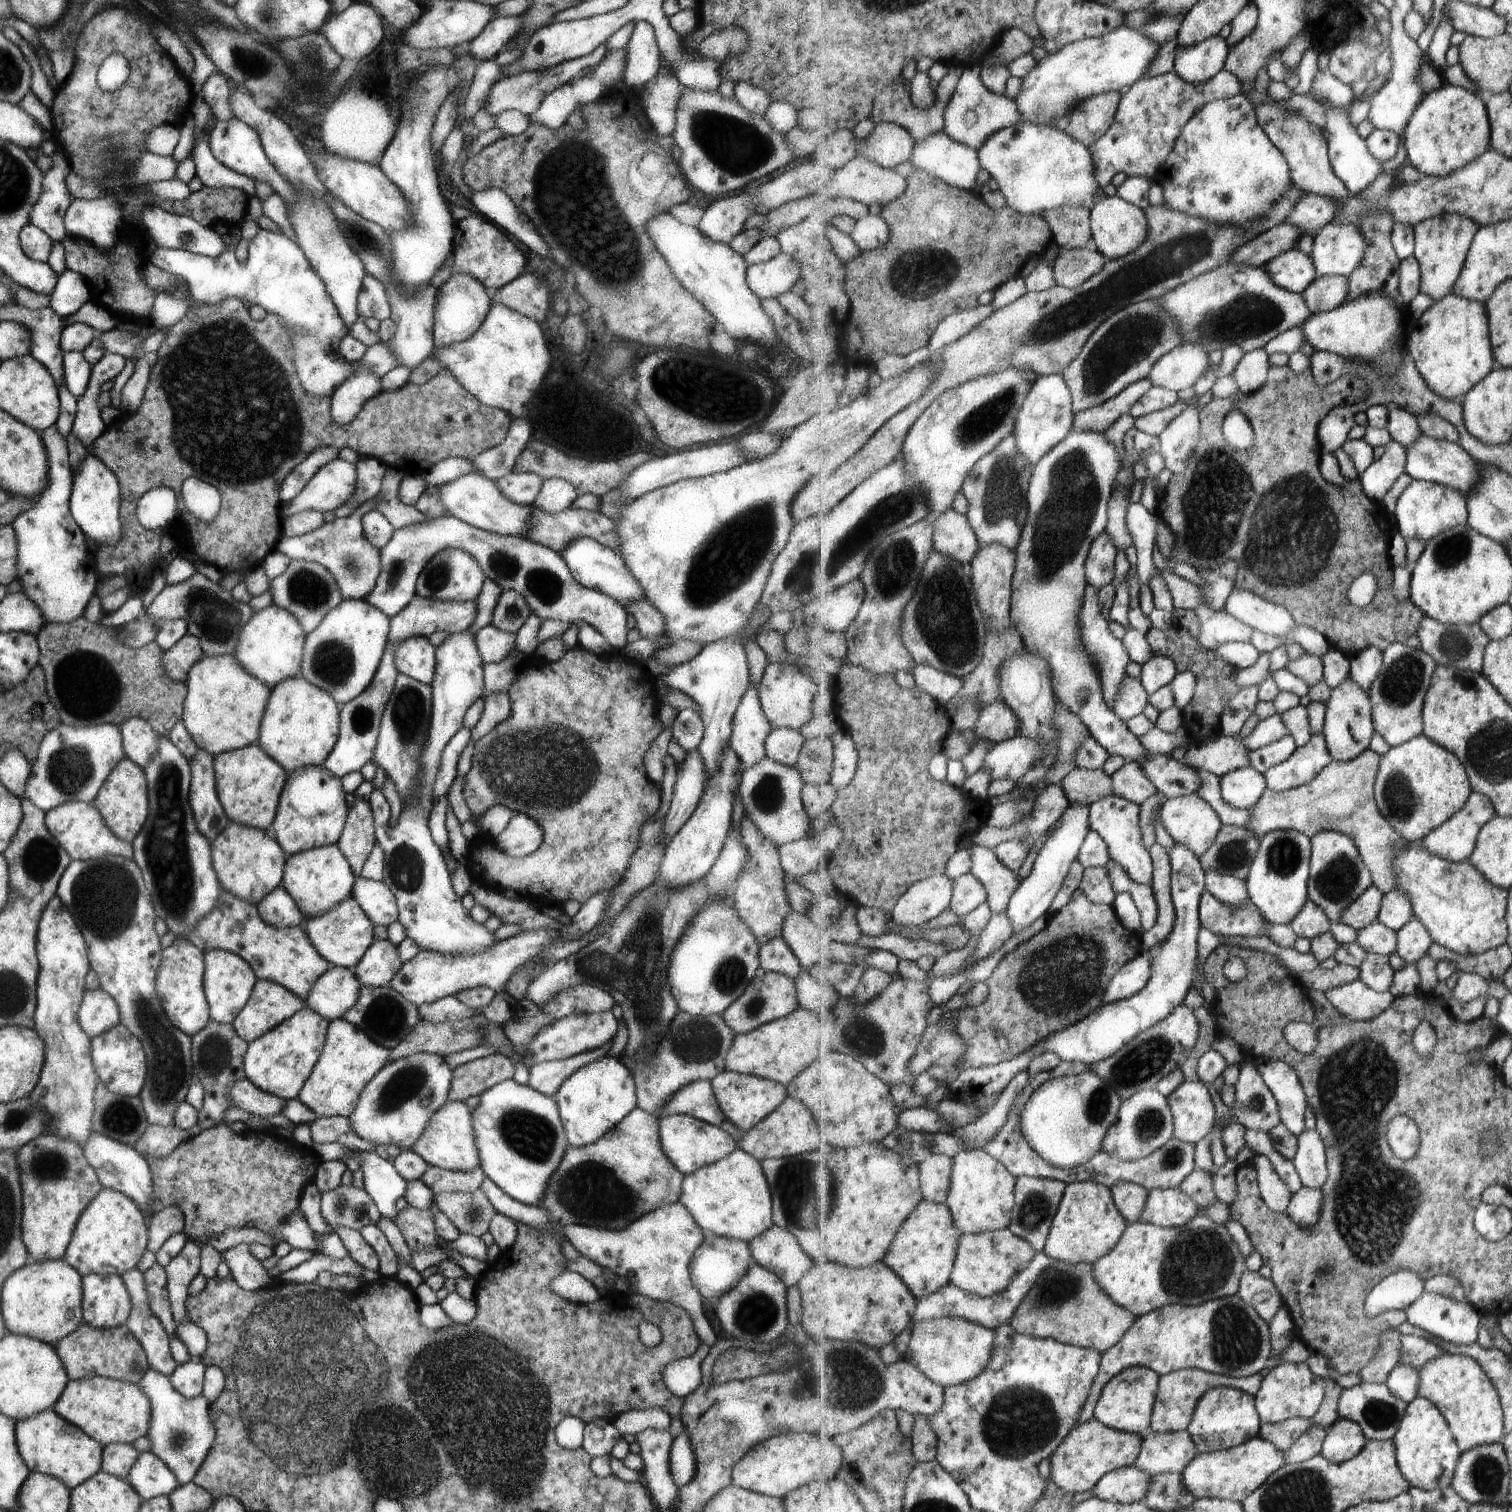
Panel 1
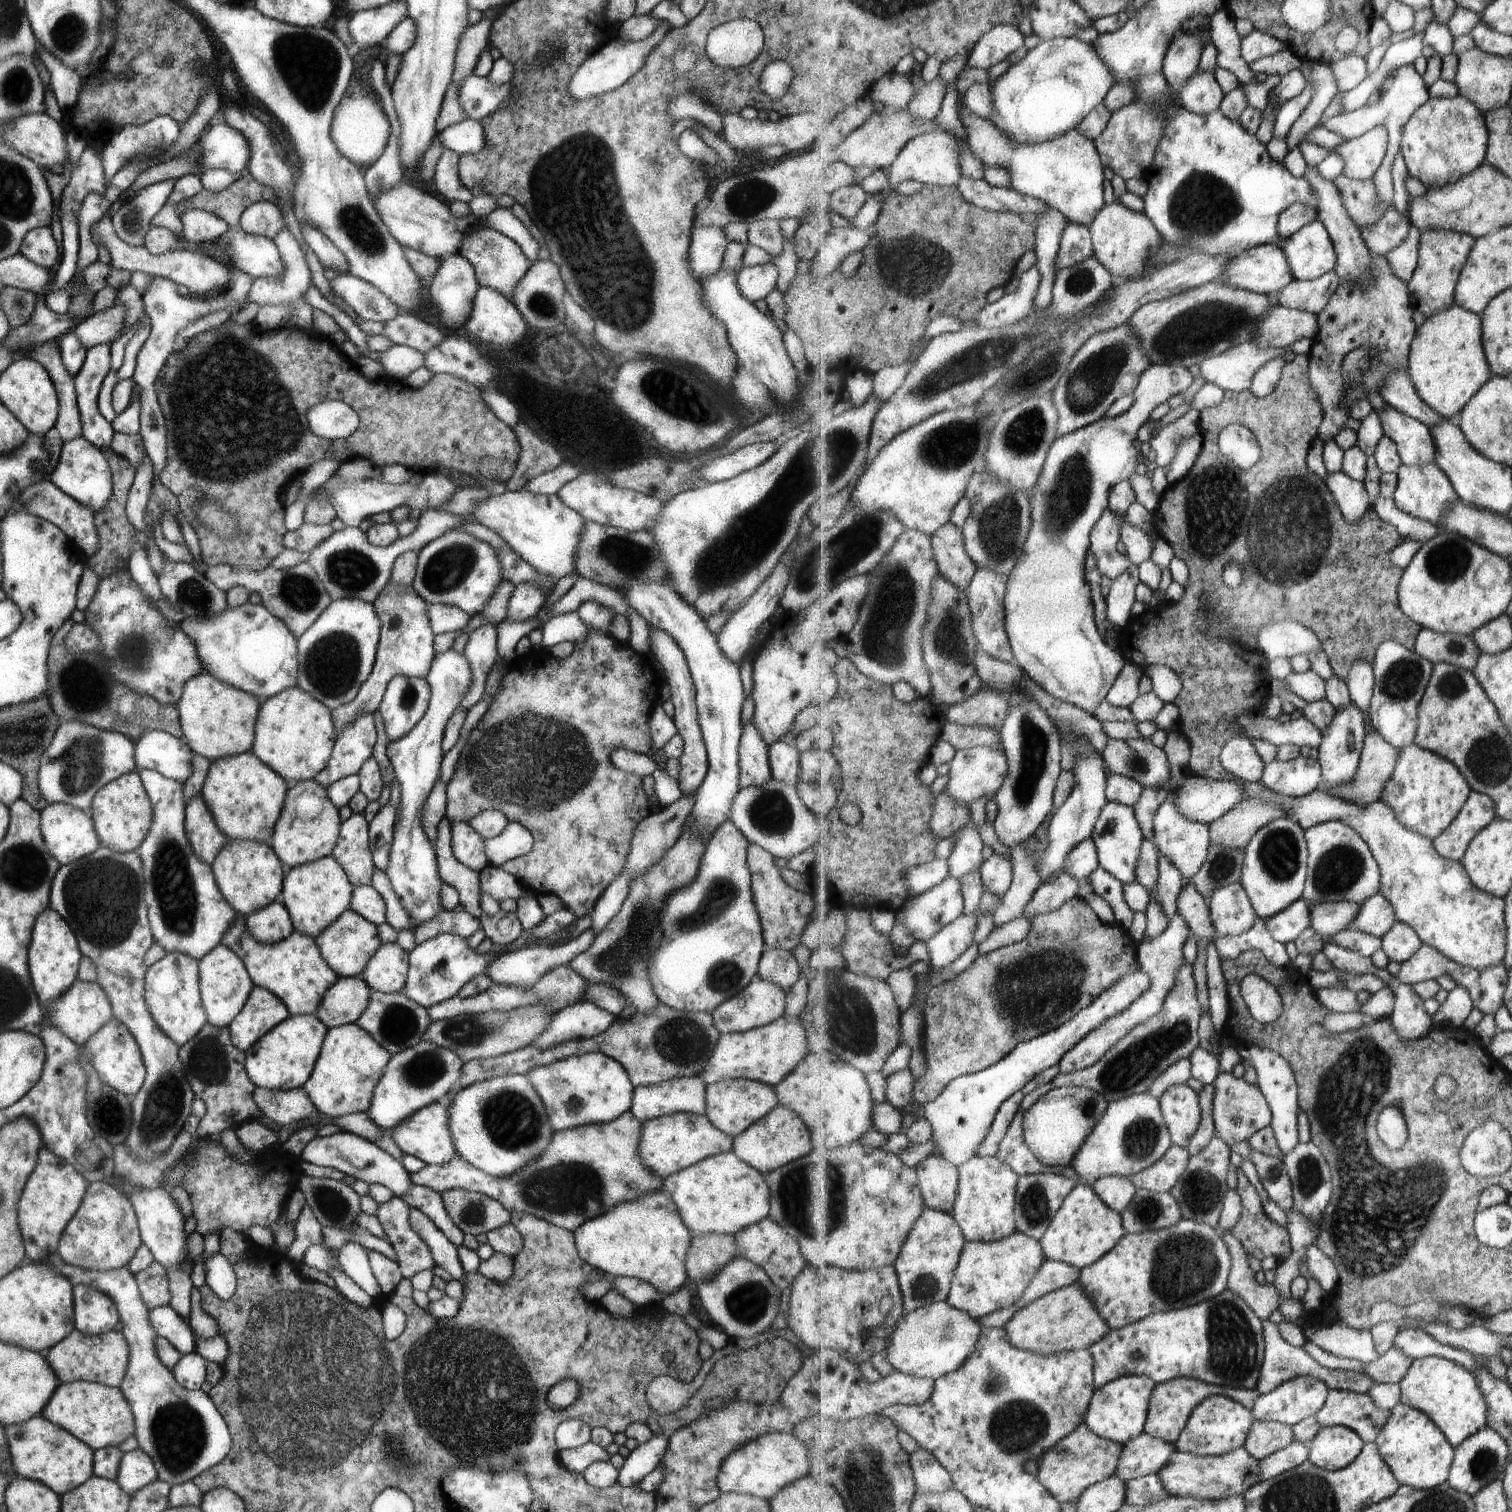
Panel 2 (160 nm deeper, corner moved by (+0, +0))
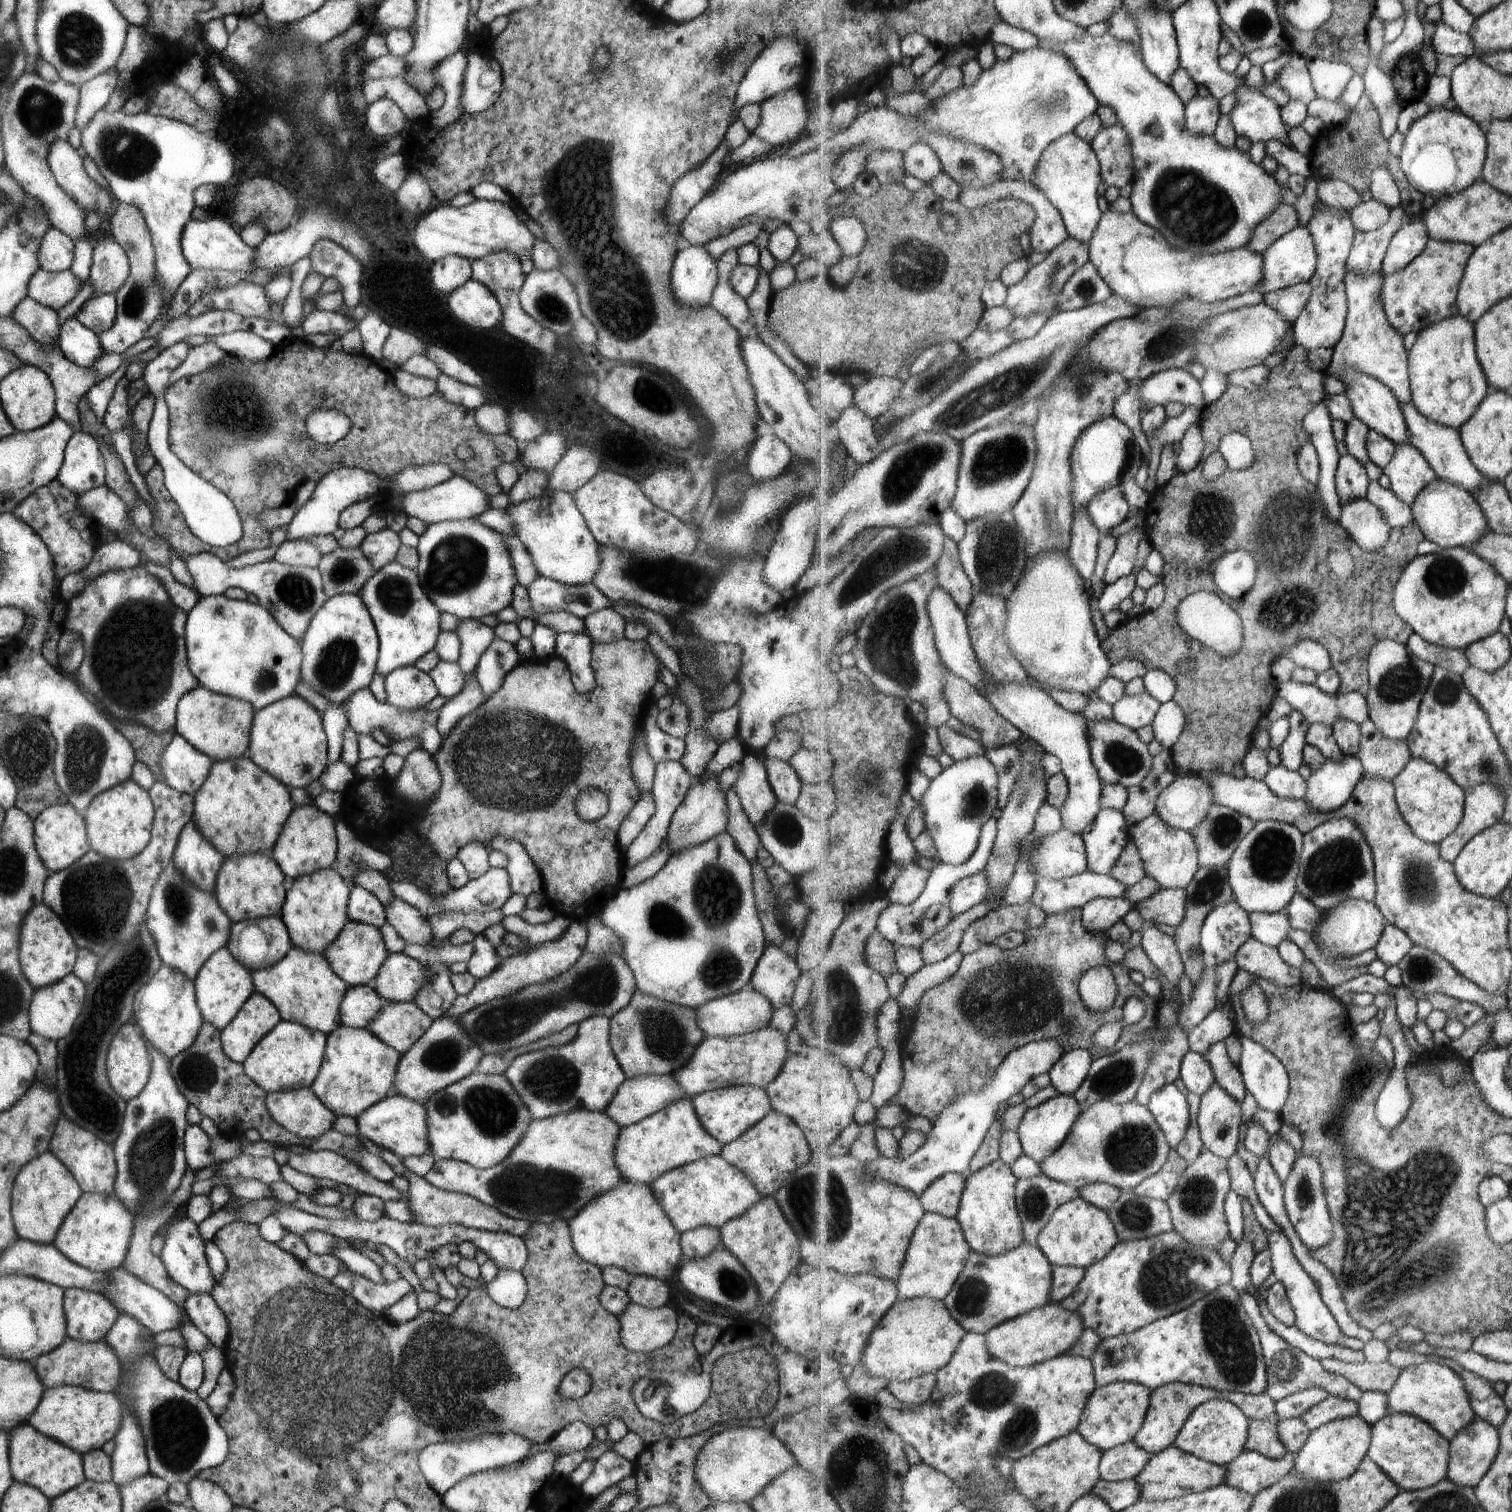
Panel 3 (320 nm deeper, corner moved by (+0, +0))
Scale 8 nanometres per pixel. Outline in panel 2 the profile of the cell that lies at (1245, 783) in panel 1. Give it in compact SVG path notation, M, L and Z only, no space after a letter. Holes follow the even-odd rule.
M1190 774L1172 794L1172 800L1189 820L1211 824L1245 800L1245 788L1237 777L1217 781Z

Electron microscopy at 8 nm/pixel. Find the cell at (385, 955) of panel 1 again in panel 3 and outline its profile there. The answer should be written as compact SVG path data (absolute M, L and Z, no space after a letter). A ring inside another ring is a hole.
M389 953L370 983L383 999L410 1003L428 980L424 963L401 953Z

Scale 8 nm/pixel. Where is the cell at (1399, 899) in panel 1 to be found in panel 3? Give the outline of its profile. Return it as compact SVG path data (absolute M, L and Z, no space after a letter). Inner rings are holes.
M1346 898L1336 907L1322 912L1322 919L1316 924L1312 937L1317 948L1331 961L1339 957L1356 957L1368 950L1375 949L1382 939L1388 920L1375 903L1365 899ZM1315 934L1318 937L1315 940Z

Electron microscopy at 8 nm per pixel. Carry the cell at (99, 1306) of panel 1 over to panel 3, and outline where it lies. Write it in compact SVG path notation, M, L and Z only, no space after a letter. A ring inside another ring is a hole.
M66 1288L62 1296L62 1309L66 1318L66 1335L79 1342L95 1342L103 1339L105 1334L118 1317L118 1310L103 1295L81 1290Z

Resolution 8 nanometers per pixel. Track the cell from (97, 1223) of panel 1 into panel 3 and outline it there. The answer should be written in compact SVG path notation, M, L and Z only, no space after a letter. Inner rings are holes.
M81 1193L63 1217L51 1244L65 1258L93 1272L107 1273L122 1266L133 1228L133 1215L114 1194Z

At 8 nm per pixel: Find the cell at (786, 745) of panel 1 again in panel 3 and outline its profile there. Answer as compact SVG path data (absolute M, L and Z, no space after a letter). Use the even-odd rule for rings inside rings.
M764 757L766 780L777 801L793 805L798 797L801 784L794 768L787 762Z

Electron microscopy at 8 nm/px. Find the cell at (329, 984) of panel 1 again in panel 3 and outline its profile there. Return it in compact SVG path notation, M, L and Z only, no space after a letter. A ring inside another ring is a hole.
M370 984L349 987L339 1003L339 1022L346 1027L366 1028L379 1009L387 1004Z

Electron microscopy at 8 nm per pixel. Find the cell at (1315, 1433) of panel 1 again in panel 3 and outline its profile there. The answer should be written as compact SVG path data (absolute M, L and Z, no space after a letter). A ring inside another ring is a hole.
M1243 1451L1226 1465L1224 1483L1255 1496L1281 1482L1294 1469L1295 1454L1273 1460L1257 1451Z

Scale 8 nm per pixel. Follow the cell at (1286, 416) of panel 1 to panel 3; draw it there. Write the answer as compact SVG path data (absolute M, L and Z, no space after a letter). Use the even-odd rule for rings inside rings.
M1297 344L1284 358L1282 363L1270 370L1268 385L1263 385L1254 391L1250 391L1243 387L1230 386L1217 402L1206 405L1205 408L1203 408L1200 422L1196 428L1200 431L1206 444L1205 452L1203 453L1201 462L1199 462L1199 466L1196 466L1193 470L1186 473L1176 470L1174 477L1154 490L1154 493L1149 499L1149 504L1145 508L1146 527L1148 528L1147 538L1150 539L1153 548L1159 550L1165 559L1165 566L1161 576L1162 583L1166 586L1165 602L1156 611L1146 611L1142 617L1130 619L1125 622L1125 624L1119 626L1119 628L1112 629L1105 639L1100 640L1103 650L1106 652L1106 655L1110 657L1112 665L1117 664L1121 659L1137 659L1143 661L1149 670L1164 670L1169 676L1172 676L1176 680L1174 701L1183 709L1186 716L1186 725L1183 734L1181 734L1177 744L1171 749L1171 752L1173 760L1178 767L1185 769L1188 773L1198 775L1199 777L1210 777L1215 773L1228 774L1239 778L1245 778L1247 776L1246 768L1243 766L1243 759L1246 758L1246 754L1253 746L1254 732L1256 731L1257 724L1263 720L1263 717L1268 716L1272 704L1274 703L1275 698L1277 698L1277 688L1280 686L1280 683L1277 682L1275 676L1273 676L1273 663L1281 657L1289 657L1288 653L1295 645L1309 639L1322 644L1329 651L1332 667L1342 678L1340 693L1360 692L1361 695L1368 698L1371 688L1370 676L1368 673L1368 658L1371 649L1378 642L1385 639L1391 639L1406 645L1410 636L1414 633L1413 627L1410 624L1407 624L1407 621L1403 620L1402 616L1399 616L1399 613L1395 608L1394 592L1399 579L1402 578L1402 574L1406 571L1407 566L1409 566L1413 560L1418 558L1418 548L1421 546L1422 541L1427 540L1426 533L1419 528L1419 525L1415 521L1411 522L1411 524L1408 524L1406 527L1392 527L1390 539L1381 550L1376 550L1372 553L1364 551L1353 538L1349 536L1349 533L1340 525L1339 521L1335 522L1328 518L1326 511L1321 506L1321 493L1319 492L1317 485L1309 482L1309 480L1301 474L1300 468L1297 466L1297 450L1299 450L1299 448L1301 448L1306 442L1311 441L1309 435L1305 432L1304 420L1306 419L1306 416L1327 396L1323 384L1324 378L1325 373L1321 373L1319 370L1316 371L1308 365L1308 350ZM1229 433L1243 433L1251 439L1256 454L1254 465L1251 468L1242 471L1234 471L1228 468L1221 478L1218 478L1216 481L1208 481L1204 475L1204 466L1207 462L1207 458L1209 458L1213 452L1220 450L1222 438ZM1241 548L1243 548L1243 550L1251 550L1251 554L1253 554L1253 556L1257 558L1257 562L1259 562L1259 576L1254 587L1251 589L1251 602L1237 602L1235 599L1228 599L1229 597L1217 586L1213 575L1214 571L1212 571L1210 575L1201 574L1205 568L1215 565L1215 562L1222 559L1226 554L1233 552L1233 550L1241 550ZM1199 590L1208 590L1218 594L1221 597L1221 600L1229 604L1229 606L1232 606L1242 618L1244 624L1244 648L1232 659L1224 659L1221 655L1217 655L1216 652L1211 650L1208 646L1191 639L1184 630L1179 629L1177 626L1175 612L1177 612L1181 600L1185 600L1189 594L1195 594L1195 592L1199 592ZM1183 659L1191 659L1195 663L1195 668L1191 675L1183 676L1178 671L1178 662Z

